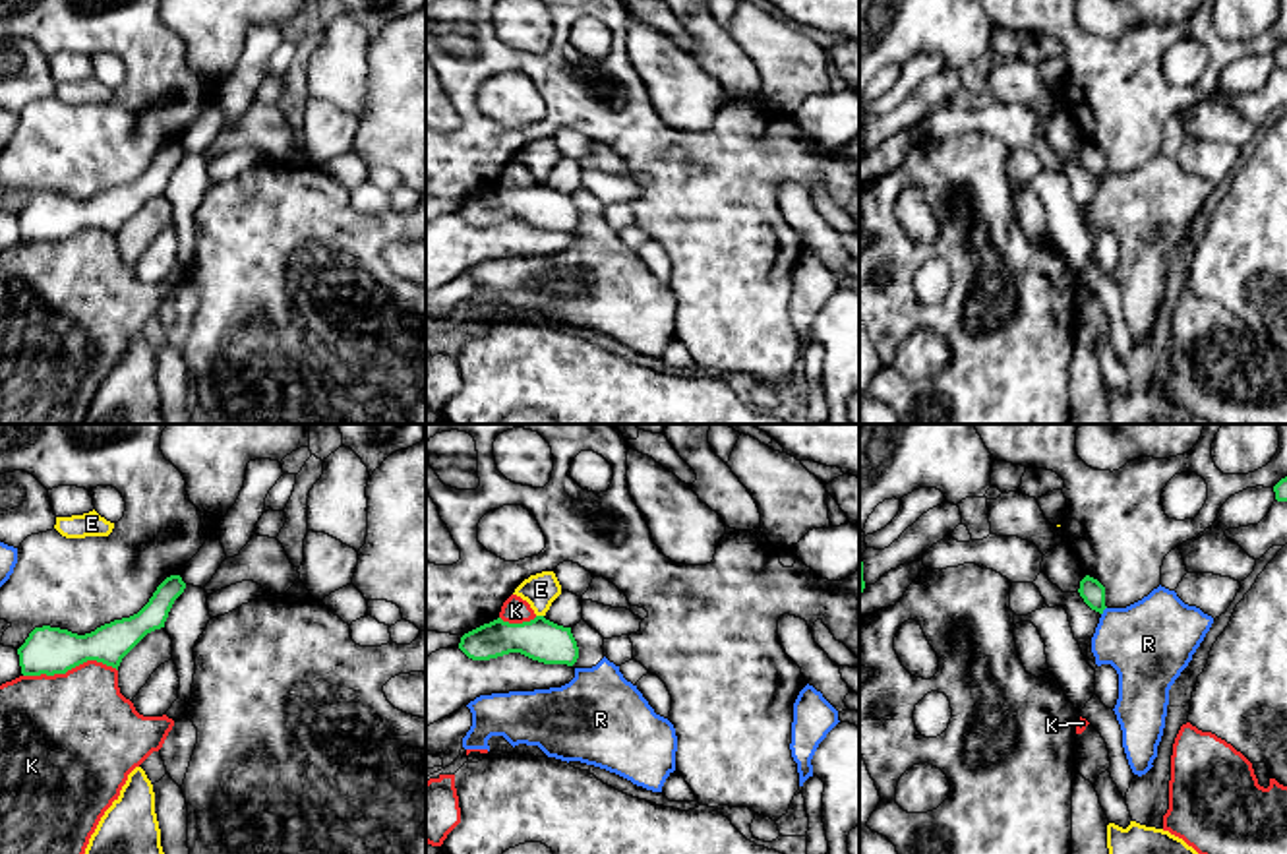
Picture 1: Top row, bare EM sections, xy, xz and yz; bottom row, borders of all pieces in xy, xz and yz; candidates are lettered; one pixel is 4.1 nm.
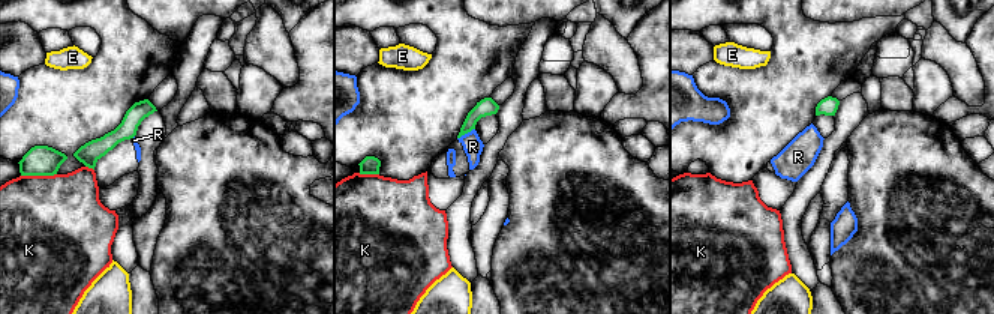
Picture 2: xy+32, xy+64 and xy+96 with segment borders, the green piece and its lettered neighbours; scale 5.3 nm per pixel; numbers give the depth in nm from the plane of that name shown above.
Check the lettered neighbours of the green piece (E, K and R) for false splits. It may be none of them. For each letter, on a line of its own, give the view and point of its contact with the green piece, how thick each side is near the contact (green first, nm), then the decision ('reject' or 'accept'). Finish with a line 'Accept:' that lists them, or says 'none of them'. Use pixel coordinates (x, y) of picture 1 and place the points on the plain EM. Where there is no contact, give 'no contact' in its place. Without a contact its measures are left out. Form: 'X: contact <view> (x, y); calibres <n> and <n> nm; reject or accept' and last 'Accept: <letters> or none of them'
E: contact xz (540, 182); calibres 180 and 140 nm; reject
K: contact xy (70, 235); calibres 190 and 480 nm; reject
R: contact yz (1104, 175); calibres 100 and 360 nm; reject
Accept: none of them

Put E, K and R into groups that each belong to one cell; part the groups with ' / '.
E / K / R

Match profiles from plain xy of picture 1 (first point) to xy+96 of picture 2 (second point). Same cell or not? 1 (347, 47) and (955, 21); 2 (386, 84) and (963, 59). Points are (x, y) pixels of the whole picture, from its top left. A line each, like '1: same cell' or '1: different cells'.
1: different cells
2: different cells

